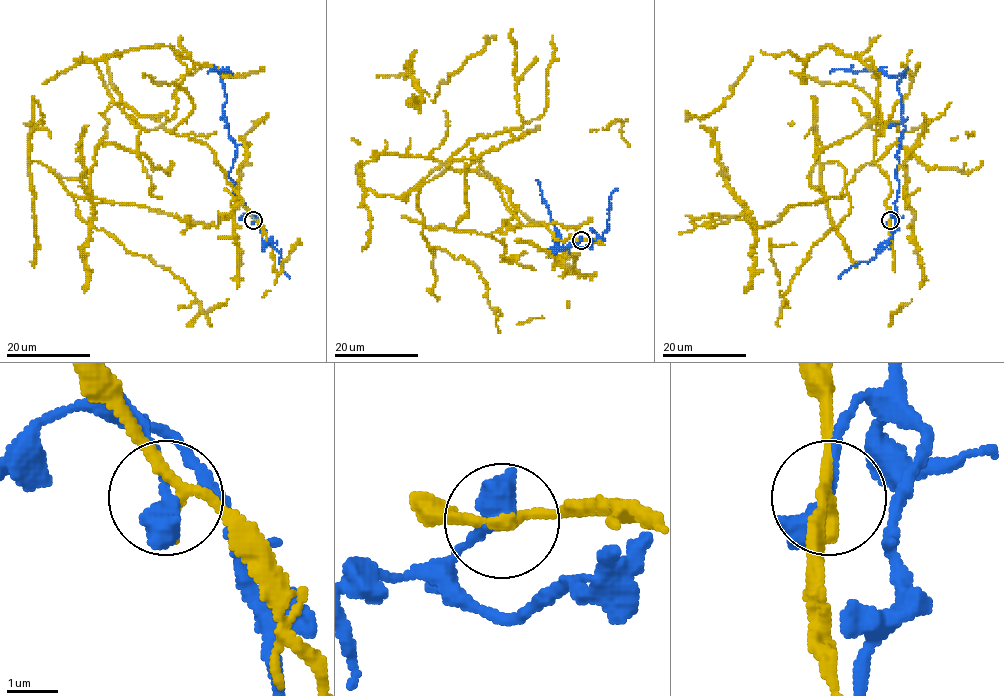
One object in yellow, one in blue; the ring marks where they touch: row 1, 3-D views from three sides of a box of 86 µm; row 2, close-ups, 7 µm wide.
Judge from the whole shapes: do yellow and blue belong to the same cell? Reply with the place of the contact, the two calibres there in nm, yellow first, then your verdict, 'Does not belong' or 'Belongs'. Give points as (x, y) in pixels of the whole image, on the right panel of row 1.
Place: (890, 220). Thickness 280 nm (yellow) against 360 nm. Does not belong

